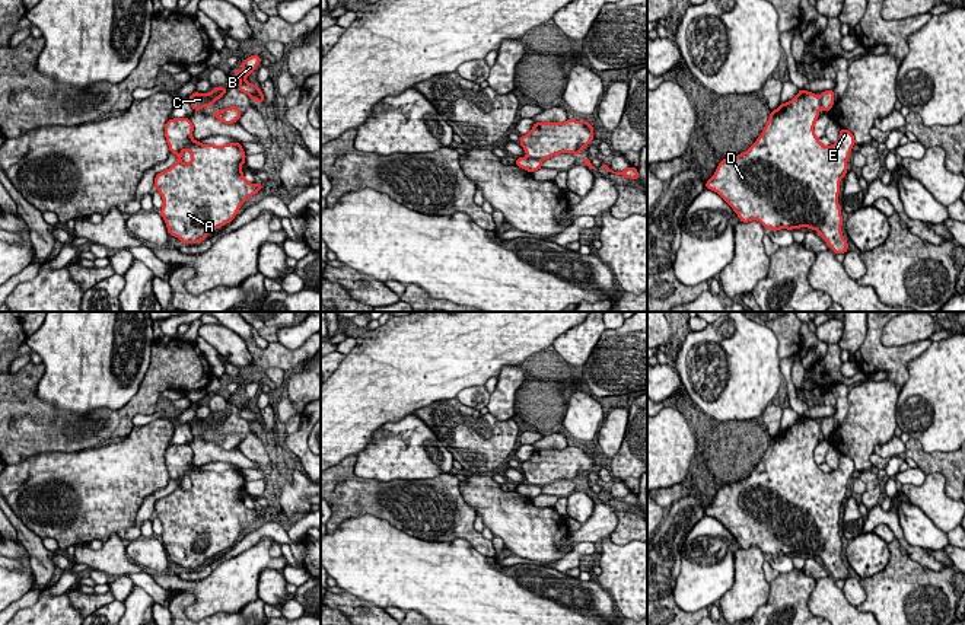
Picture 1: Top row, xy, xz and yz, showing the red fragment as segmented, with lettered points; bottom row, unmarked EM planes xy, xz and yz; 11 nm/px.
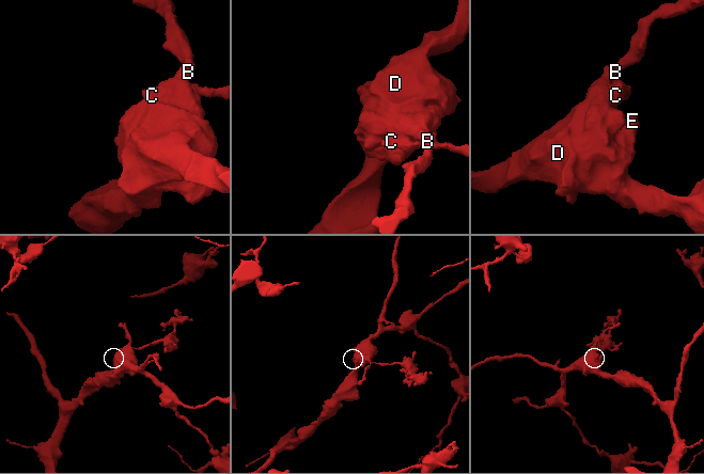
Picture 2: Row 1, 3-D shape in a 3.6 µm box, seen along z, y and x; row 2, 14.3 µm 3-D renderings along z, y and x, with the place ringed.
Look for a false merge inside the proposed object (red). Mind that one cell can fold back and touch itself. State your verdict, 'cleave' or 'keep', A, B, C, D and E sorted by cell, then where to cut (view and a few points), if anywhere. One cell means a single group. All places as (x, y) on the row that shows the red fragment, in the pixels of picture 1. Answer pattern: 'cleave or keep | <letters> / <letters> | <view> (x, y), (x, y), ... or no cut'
cleave | A B D E / C | xz (529, 156), (541, 160)

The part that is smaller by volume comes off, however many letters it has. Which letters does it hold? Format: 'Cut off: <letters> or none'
Cut off: C

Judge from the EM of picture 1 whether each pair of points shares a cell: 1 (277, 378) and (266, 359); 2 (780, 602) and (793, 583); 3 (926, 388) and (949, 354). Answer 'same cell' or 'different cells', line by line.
1: different cells
2: same cell
3: same cell

